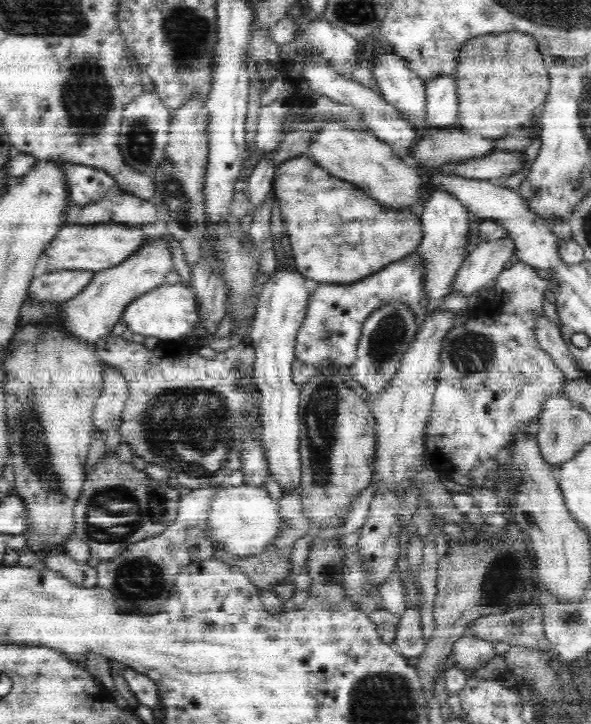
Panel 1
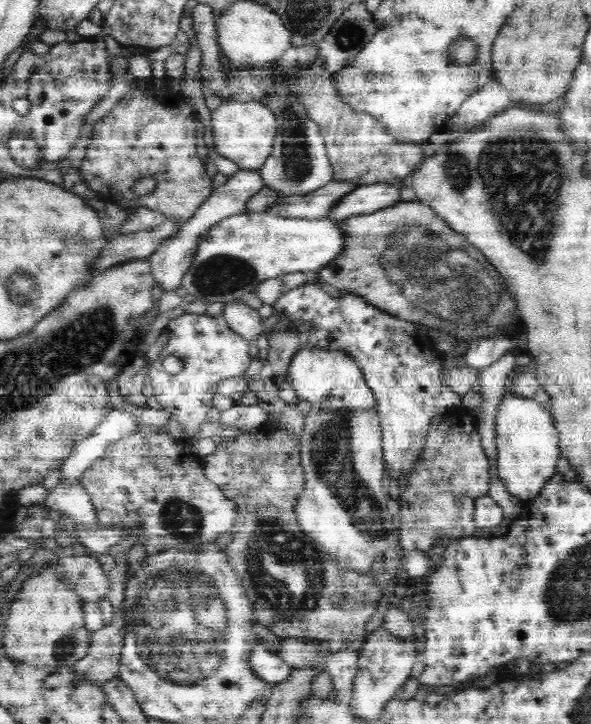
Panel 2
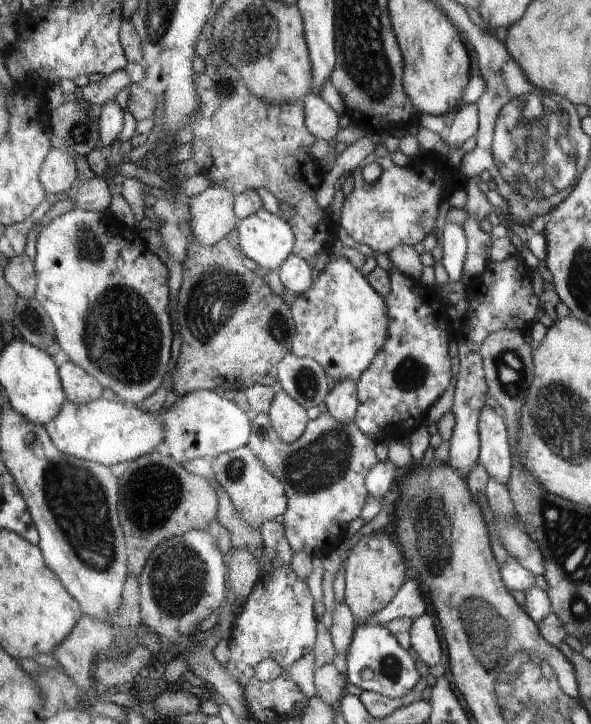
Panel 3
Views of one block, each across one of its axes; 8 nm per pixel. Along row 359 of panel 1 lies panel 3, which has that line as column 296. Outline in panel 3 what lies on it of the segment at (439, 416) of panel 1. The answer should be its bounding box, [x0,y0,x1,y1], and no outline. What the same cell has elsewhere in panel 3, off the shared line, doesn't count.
[246,412,380,560]

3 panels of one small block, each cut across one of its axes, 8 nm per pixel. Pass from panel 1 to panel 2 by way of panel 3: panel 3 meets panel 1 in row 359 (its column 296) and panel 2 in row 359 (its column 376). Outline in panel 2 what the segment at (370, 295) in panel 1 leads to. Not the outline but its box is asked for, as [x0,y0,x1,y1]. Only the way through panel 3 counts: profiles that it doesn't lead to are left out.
[288,344,377,409]

